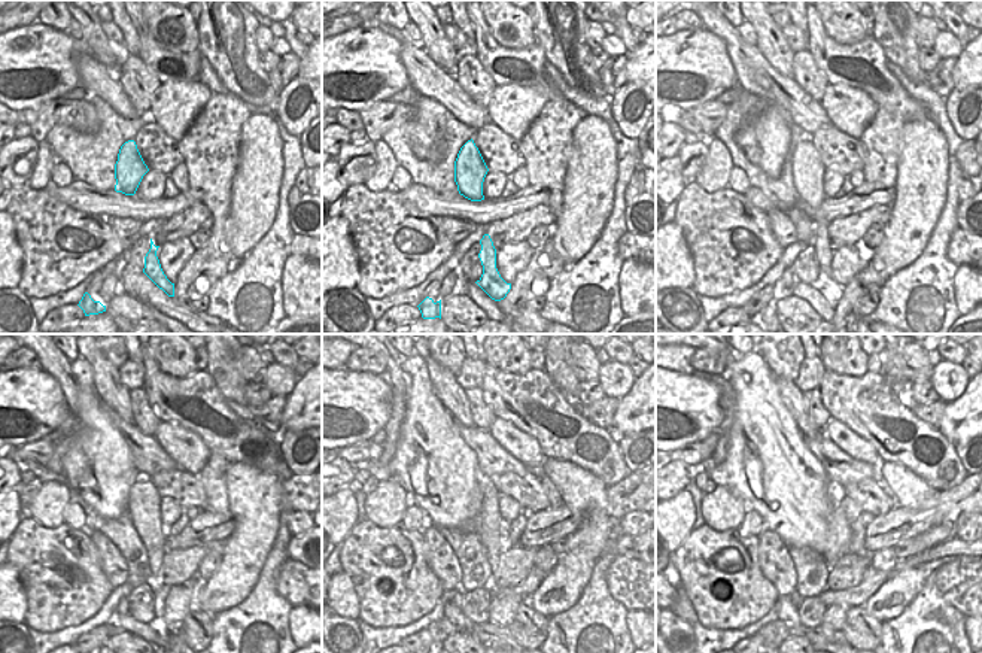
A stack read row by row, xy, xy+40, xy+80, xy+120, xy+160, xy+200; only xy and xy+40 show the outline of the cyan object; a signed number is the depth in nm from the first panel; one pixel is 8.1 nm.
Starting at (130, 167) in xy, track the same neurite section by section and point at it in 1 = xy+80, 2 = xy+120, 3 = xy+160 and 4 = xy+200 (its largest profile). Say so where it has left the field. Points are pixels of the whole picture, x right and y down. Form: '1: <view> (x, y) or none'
1: xy+80 (808, 169)
2: xy+120 (143, 506)
3: xy+160 (490, 535)
4: xy+200 (835, 491)

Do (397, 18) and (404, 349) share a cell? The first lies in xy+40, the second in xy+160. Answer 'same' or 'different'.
same

